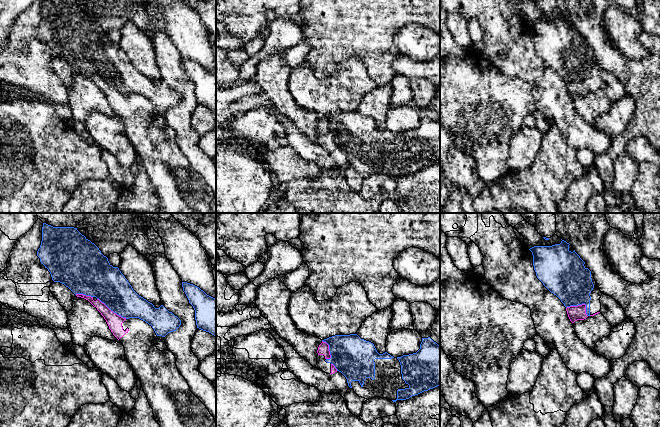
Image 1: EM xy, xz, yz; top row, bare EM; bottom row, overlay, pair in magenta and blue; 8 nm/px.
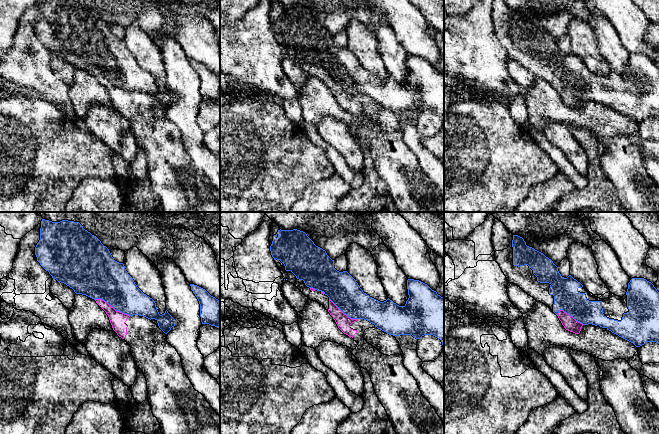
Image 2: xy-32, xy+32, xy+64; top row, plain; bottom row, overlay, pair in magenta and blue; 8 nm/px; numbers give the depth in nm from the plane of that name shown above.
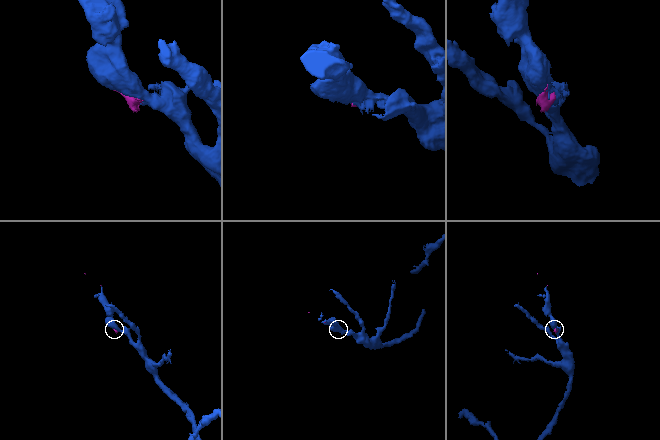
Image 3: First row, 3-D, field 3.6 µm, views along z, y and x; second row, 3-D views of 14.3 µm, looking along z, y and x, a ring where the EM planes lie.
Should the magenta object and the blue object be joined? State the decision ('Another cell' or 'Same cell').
Another cell

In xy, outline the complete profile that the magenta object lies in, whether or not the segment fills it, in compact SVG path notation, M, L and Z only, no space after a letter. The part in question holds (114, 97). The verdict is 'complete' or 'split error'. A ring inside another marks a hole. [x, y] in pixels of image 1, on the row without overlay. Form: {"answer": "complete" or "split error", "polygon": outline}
{"answer": "split error", "polygon": "M76 70L88 76L106 96L113 111L125 124L125 134L133 144L137 155L153 185L155 196L164 213L216 213L216 196L206 182L191 168L185 154L176 142L176 134L170 126L160 127L154 120L157 113L151 101L139 94L123 94L111 87L96 73Z"}

